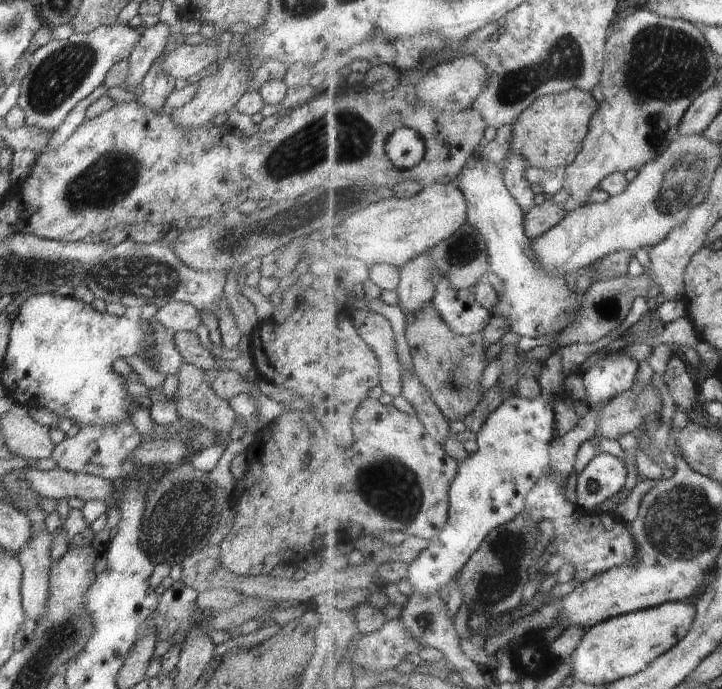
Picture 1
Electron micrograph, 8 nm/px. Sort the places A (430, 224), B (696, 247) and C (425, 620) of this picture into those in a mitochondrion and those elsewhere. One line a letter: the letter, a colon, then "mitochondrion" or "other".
A: other
B: other
C: other

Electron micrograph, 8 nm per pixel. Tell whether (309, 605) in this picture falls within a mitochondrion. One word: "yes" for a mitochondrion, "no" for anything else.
no

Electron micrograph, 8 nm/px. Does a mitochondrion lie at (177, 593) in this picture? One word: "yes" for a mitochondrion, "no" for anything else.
no

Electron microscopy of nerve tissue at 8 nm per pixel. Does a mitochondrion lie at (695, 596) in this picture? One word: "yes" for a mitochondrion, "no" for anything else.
no

